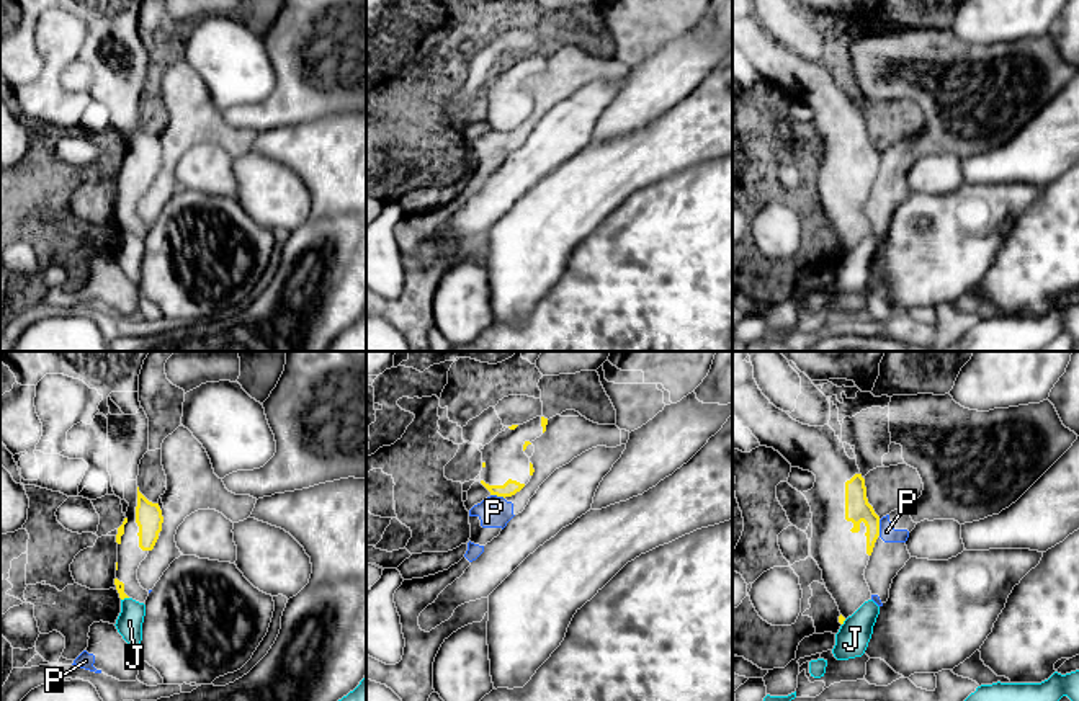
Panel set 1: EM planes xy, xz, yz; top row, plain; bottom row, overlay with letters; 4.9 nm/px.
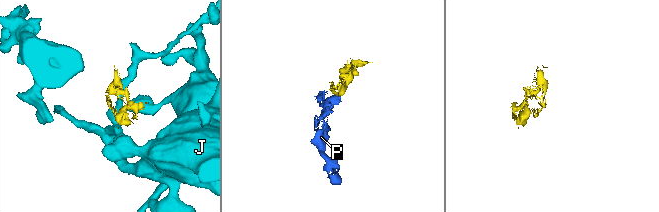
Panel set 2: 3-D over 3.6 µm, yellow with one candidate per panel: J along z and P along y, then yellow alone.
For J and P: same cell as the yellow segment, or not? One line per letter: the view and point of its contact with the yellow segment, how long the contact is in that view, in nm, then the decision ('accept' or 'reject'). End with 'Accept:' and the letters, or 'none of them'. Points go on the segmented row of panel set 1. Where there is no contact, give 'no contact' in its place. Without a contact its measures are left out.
J: contact xy (125, 597); length 40 nm; reject
P: contact yz (878, 528); length 80 nm; accept
Accept: P

